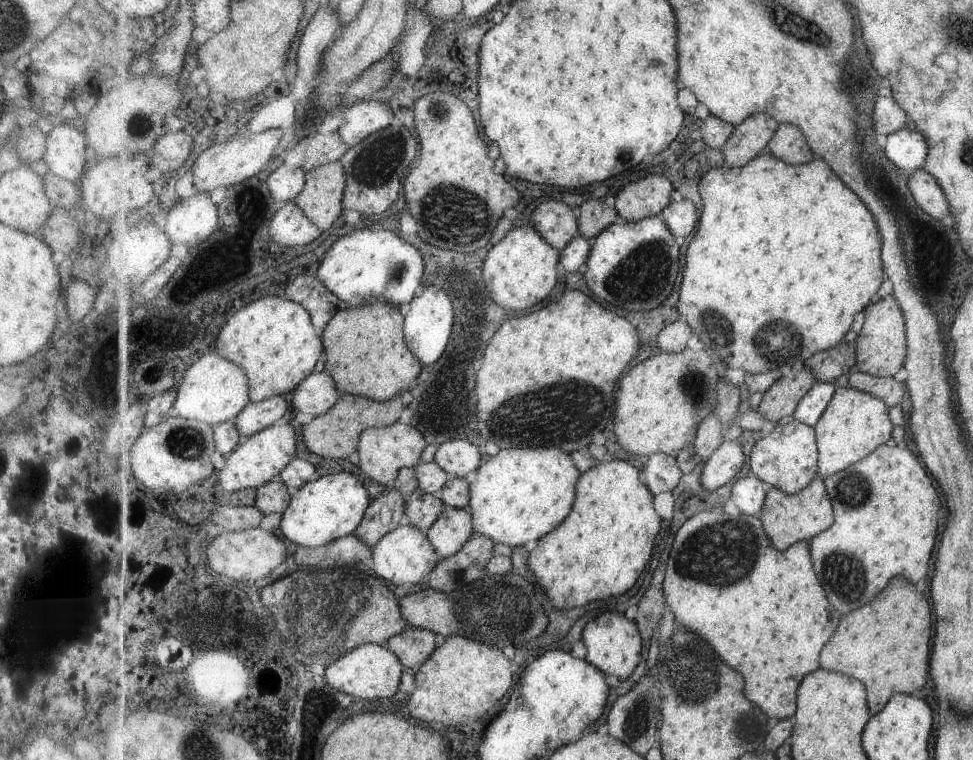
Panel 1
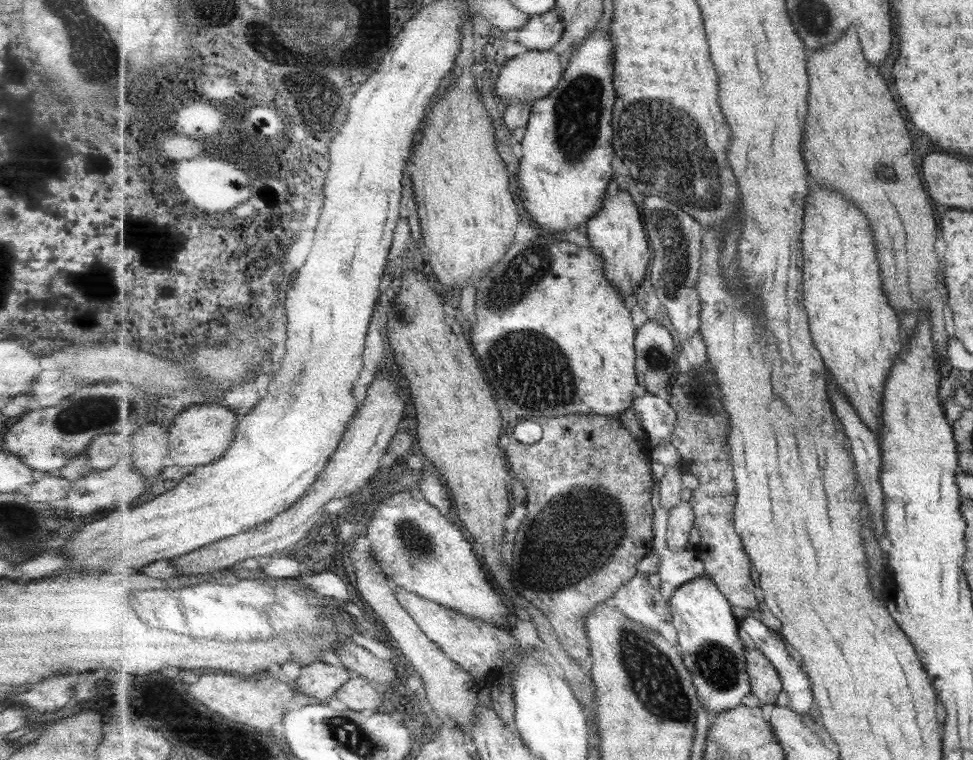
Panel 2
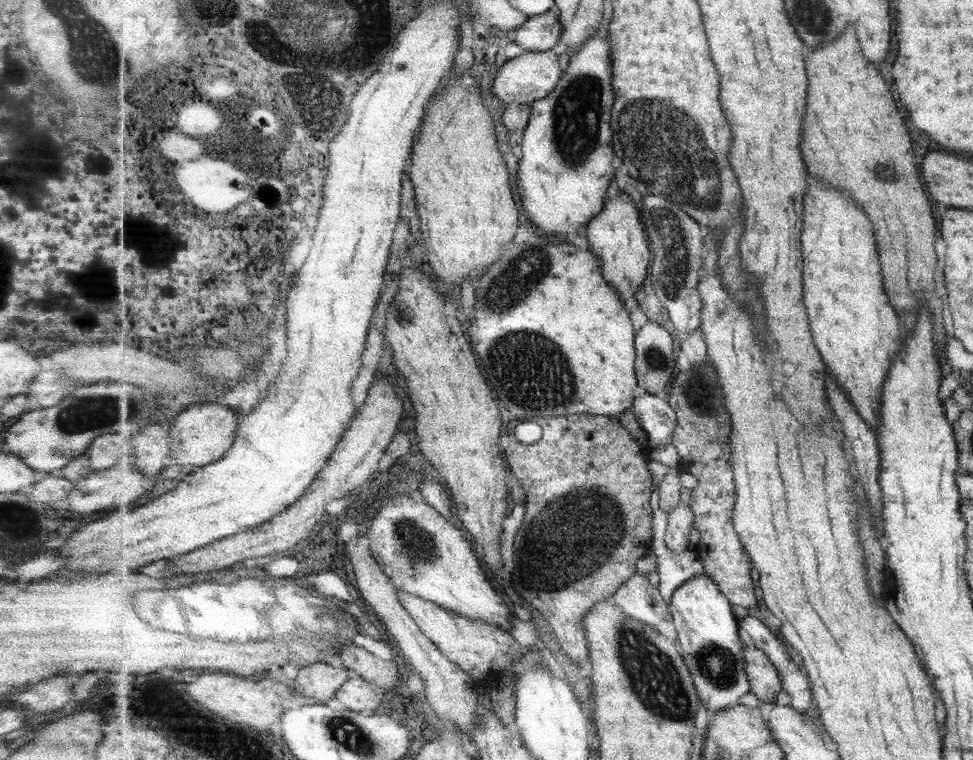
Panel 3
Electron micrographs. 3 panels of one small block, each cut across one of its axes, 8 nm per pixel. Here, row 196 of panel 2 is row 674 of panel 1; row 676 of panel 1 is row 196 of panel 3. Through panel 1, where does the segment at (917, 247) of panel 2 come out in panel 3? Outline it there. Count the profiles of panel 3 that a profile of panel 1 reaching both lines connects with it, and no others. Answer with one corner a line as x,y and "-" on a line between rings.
847,28
839,40
815,48
807,56
810,88
807,97
801,149
813,176
849,190
871,216
877,230
879,258
891,304
899,310
904,331
911,334
919,324
921,307
934,310
934,339
939,353
946,351
943,304
937,296
933,268
937,266
937,224
931,200
915,164
913,140
905,118
881,76
877,64
867,60
855,28

